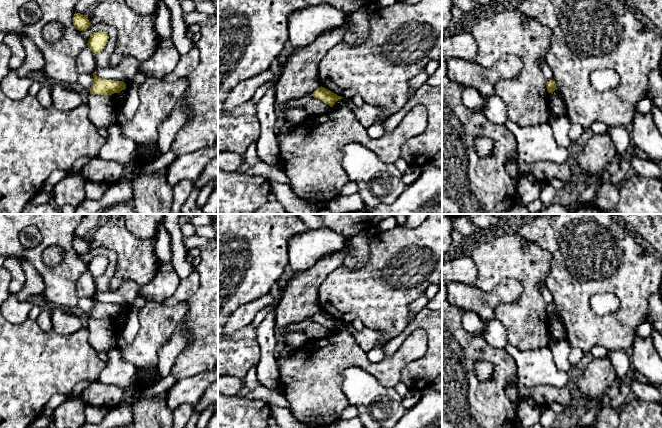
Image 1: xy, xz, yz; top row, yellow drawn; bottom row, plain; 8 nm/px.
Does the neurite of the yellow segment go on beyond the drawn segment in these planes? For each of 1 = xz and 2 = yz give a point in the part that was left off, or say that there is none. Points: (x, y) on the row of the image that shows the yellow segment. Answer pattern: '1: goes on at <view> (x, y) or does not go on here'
1: does not go on here
2: does not go on here

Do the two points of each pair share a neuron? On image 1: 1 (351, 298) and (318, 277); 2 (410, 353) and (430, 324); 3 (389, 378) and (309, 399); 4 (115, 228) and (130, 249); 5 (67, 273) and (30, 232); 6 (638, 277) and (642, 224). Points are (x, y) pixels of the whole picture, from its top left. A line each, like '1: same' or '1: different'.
1: different
2: different
3: same
4: same
5: different
6: different

